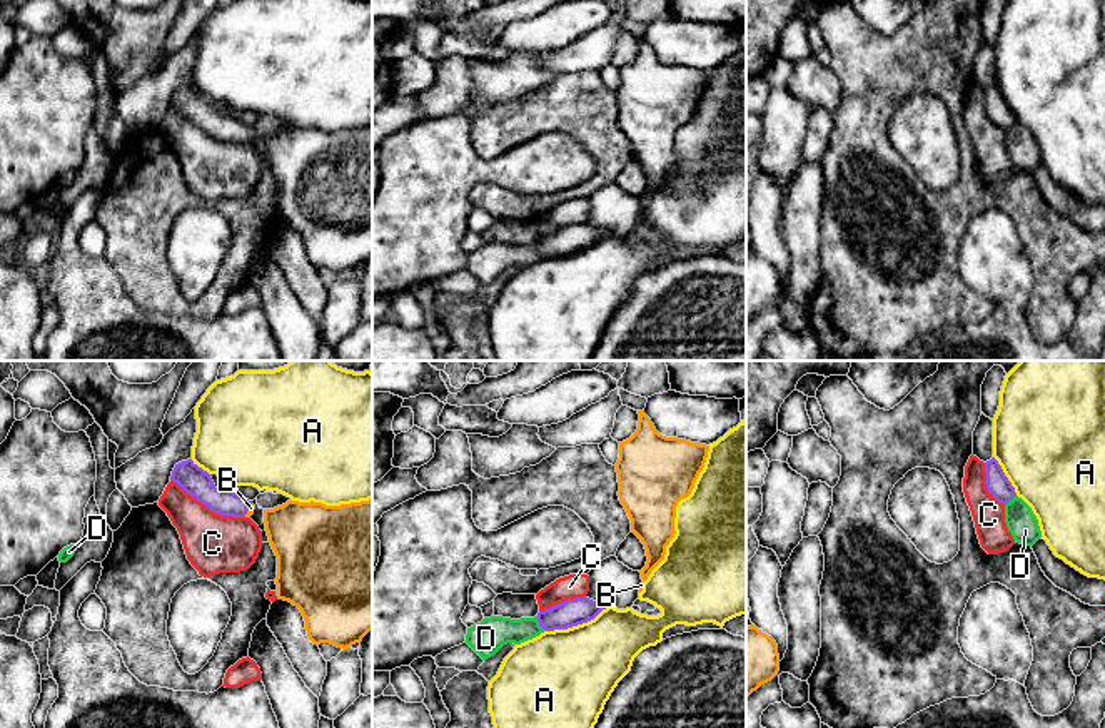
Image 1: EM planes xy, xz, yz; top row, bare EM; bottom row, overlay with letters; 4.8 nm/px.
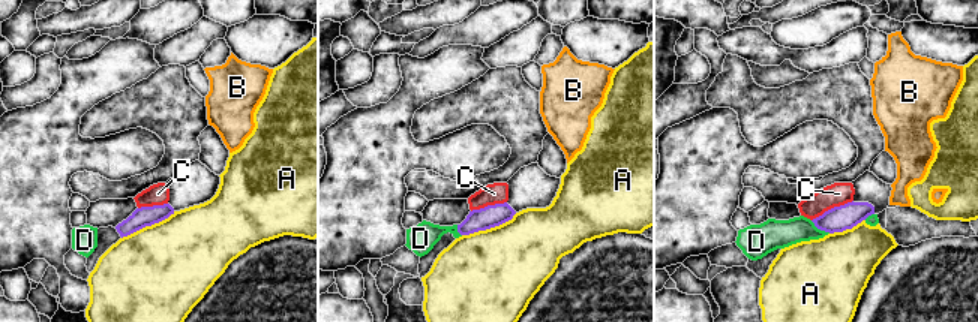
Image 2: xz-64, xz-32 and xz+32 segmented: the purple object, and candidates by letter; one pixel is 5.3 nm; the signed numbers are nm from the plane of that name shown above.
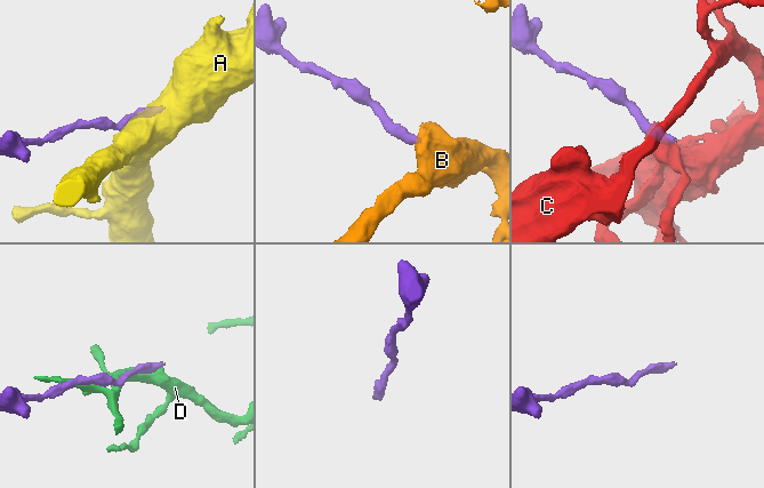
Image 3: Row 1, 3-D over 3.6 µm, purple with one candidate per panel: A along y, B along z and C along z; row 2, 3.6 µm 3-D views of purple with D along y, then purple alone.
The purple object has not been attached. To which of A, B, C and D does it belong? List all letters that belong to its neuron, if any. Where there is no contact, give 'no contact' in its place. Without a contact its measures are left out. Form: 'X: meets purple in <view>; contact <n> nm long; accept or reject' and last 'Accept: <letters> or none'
A: meets purple in xz; contact 340 nm long; reject
B: meets purple in xy; contact 80 nm long; accept
C: meets purple in xy; contact 400 nm long; reject
D: meets purple in xz; contact 90 nm long; reject
Accept: B

